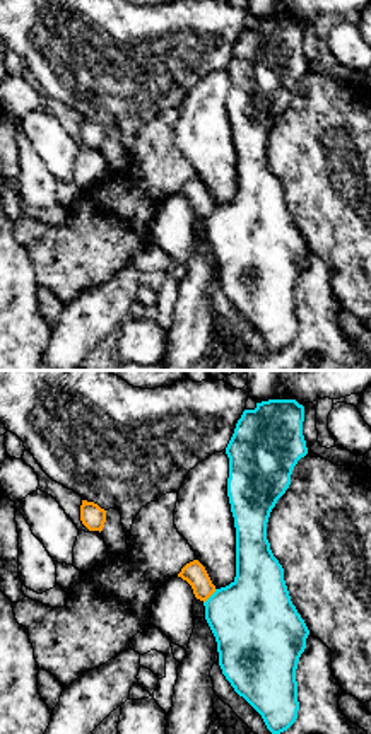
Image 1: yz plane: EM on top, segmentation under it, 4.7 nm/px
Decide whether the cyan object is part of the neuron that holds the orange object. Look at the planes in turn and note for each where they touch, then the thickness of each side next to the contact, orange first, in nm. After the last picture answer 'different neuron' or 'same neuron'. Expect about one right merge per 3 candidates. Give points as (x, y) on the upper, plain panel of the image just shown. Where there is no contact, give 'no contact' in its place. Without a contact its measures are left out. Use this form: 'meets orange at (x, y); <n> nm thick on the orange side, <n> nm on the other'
meets orange at (211, 212); 110 nm thick on the orange side, 400 nm on the other

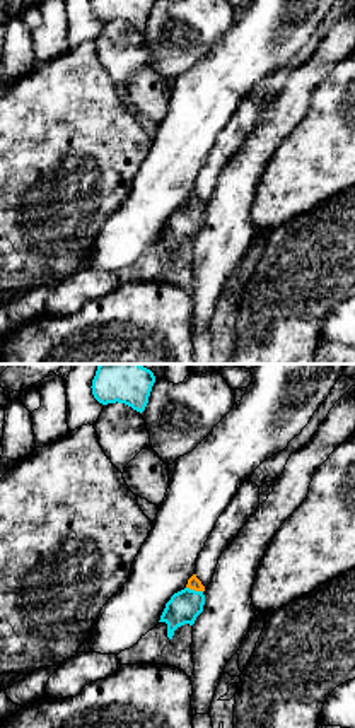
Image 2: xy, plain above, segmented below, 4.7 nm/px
meets orange at (195, 207); 60 nm thick on the orange side, 150 nm on the other

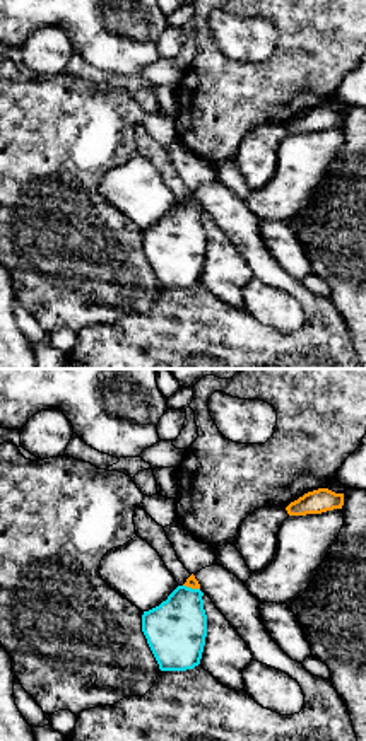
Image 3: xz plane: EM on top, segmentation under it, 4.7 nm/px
meets orange at (192, 205); 50 nm thick on the orange side, 280 nm on the other

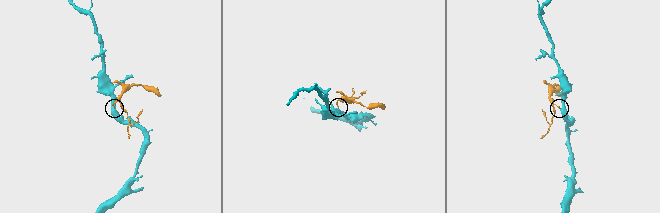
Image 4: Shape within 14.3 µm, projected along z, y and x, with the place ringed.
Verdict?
different neuron

